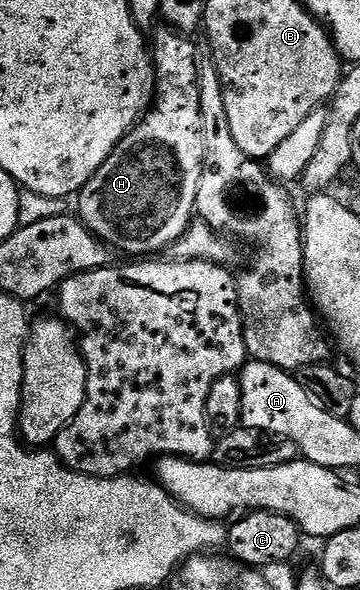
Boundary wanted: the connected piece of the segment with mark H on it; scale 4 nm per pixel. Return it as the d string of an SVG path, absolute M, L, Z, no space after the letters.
M162 25L152 35L152 58L154 60L154 93L152 102L145 115L139 118L137 124L127 131L125 137L118 142L113 153L96 169L96 173L82 186L76 196L78 202L77 218L91 231L107 248L123 251L126 257L154 257L157 251L173 248L177 239L190 228L190 224L196 219L196 193L200 189L200 177L202 176L202 158L204 149L204 137L202 136L202 118L200 117L200 85L198 84L198 53L199 48L194 47L195 40L189 35L183 35L181 31L174 30L169 25Z

